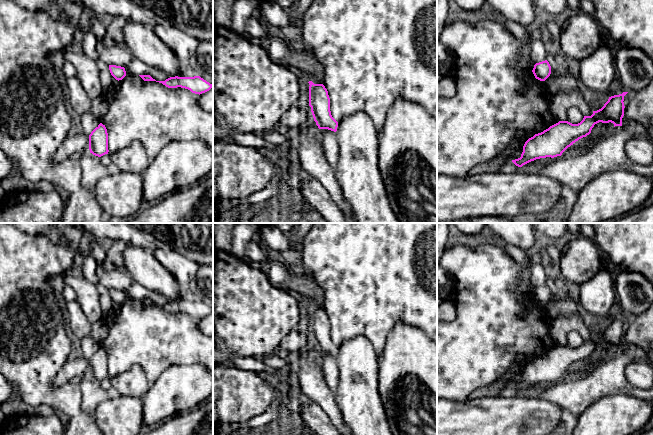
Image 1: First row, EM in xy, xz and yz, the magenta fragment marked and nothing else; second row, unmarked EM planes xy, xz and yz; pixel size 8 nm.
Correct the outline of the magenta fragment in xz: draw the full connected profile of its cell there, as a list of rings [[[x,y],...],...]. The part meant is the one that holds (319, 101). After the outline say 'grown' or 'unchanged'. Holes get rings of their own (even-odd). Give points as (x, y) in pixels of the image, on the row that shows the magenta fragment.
[[[309,81],[309,106],[319,129],[328,129],[336,132],[338,122],[330,111],[330,98],[323,84],[314,84]]] | unchanged

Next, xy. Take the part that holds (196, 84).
[[[200,76],[194,77],[170,77],[165,81],[156,81],[162,83],[168,88],[185,88],[195,94],[202,94],[209,91],[213,85],[201,78]]] | unchanged

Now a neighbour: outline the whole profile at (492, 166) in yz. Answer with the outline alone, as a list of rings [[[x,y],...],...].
[[[513,141],[509,147],[496,156],[494,159],[474,166],[469,172],[469,175],[478,175],[483,173],[497,173],[502,165],[510,159],[510,153],[517,147],[522,147],[525,141]]]

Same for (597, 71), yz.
[[[602,44],[590,56],[580,61],[580,78],[594,92],[609,94],[612,81],[617,77],[612,46]]]

